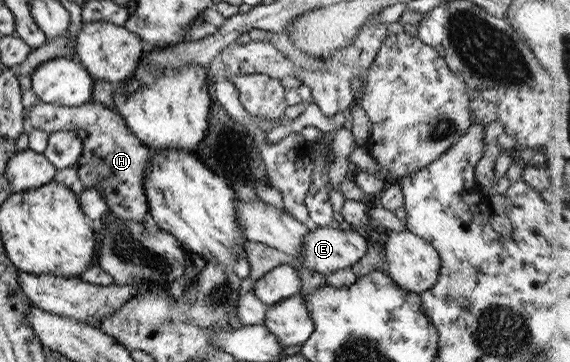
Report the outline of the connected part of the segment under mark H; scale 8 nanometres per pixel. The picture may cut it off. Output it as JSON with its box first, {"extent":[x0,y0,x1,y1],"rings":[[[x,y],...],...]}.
{"extent":[24,99,149,223],"rings":[[[92,99],[82,106],[72,106],[72,108],[39,101],[30,108],[24,123],[27,127],[31,126],[47,133],[60,130],[85,130],[83,149],[74,164],[82,187],[84,189],[98,187],[107,209],[114,217],[141,223],[143,216],[148,215],[144,173],[149,148],[127,129],[126,123],[112,107],[98,104]]]}

